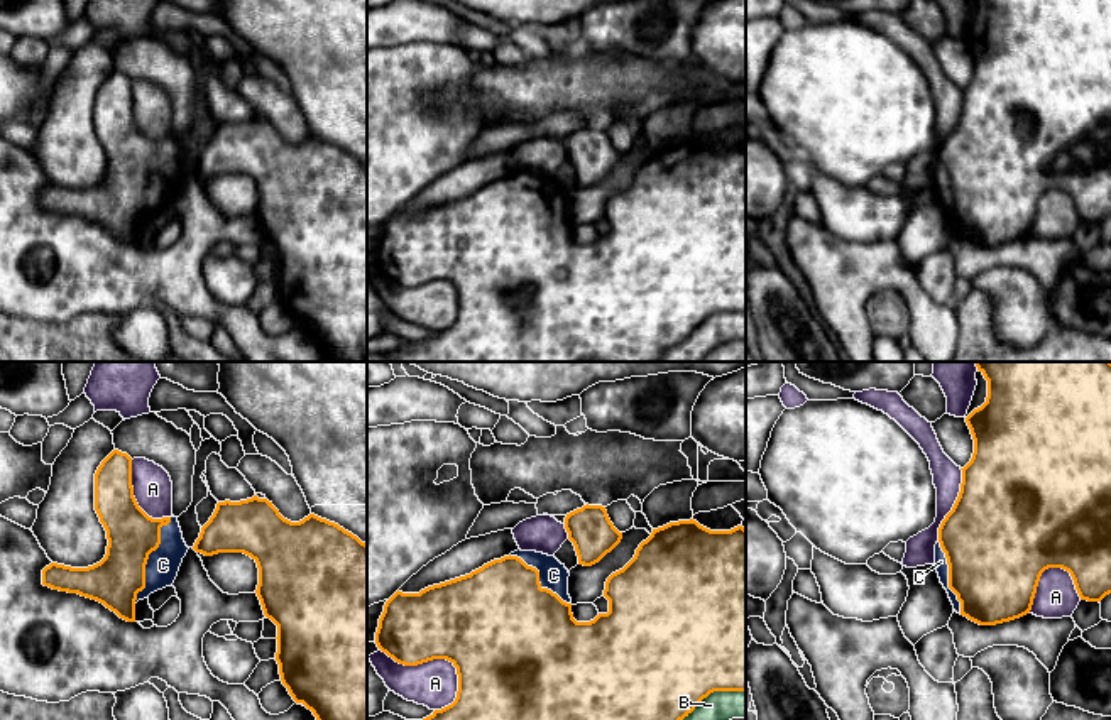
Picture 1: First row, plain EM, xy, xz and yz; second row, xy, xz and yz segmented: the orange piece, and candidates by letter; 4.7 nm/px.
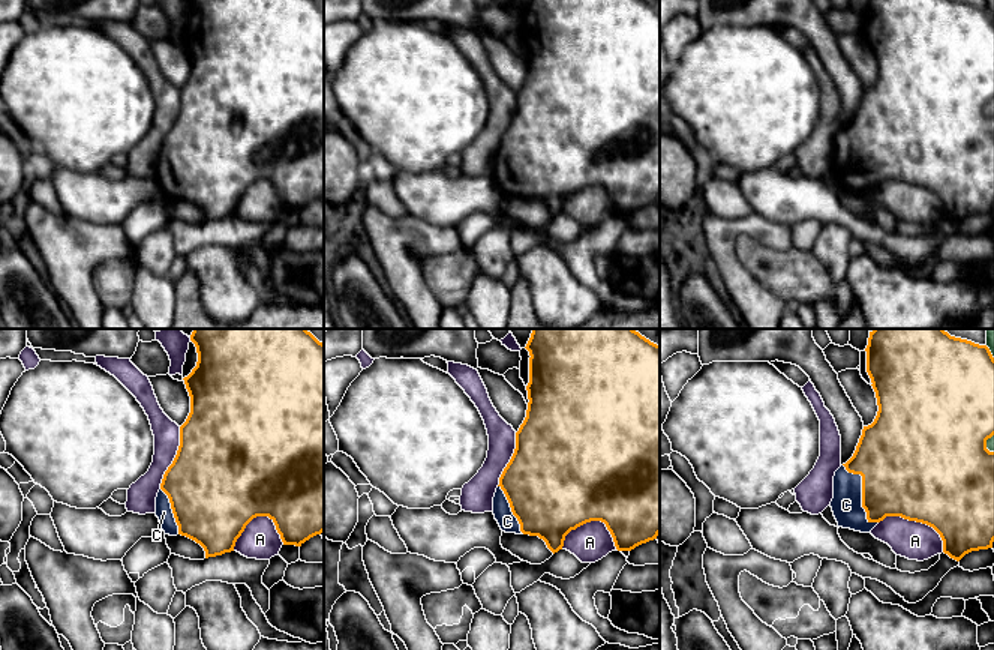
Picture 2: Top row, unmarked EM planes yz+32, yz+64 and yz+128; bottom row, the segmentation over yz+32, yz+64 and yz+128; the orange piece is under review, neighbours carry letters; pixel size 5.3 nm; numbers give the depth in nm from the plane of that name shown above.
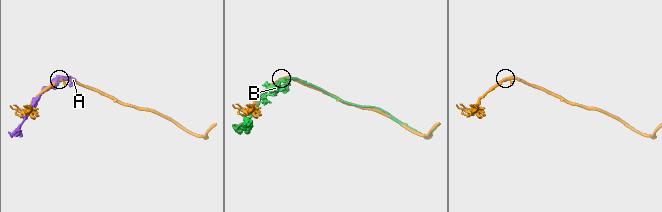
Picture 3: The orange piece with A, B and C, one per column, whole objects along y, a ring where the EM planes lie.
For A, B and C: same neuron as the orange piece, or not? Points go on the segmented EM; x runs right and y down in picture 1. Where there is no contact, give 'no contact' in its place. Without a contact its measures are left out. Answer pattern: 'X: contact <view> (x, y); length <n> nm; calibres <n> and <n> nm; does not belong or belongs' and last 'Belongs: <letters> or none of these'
A: contact xz (433, 658); length 440 nm; calibres 440 and 220 nm; does not belong
B: contact xz (712, 692); length 340 nm; calibres 500 and 140 nm; does not belong
C: contact xy (147, 558); length 440 nm; calibres 240 and 160 nm; belongs
Belongs: C

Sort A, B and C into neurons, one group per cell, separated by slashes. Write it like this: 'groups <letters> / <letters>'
groups A / B / C

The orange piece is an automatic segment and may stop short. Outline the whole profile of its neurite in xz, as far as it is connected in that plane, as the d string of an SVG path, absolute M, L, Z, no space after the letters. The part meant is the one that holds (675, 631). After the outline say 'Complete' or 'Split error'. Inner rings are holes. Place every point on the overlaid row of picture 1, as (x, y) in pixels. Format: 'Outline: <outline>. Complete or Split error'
Outline: M697 521L670 522L653 529L634 558L605 581L609 612L590 622L577 622L568 595L568 570L555 556L536 551L514 551L494 559L470 575L428 586L419 593L396 592L384 605L375 632L377 647L404 666L446 659L457 668L458 691L452 705L435 710L423 720L683 720L714 691L746 691L746 529L710 531Z. Split error

